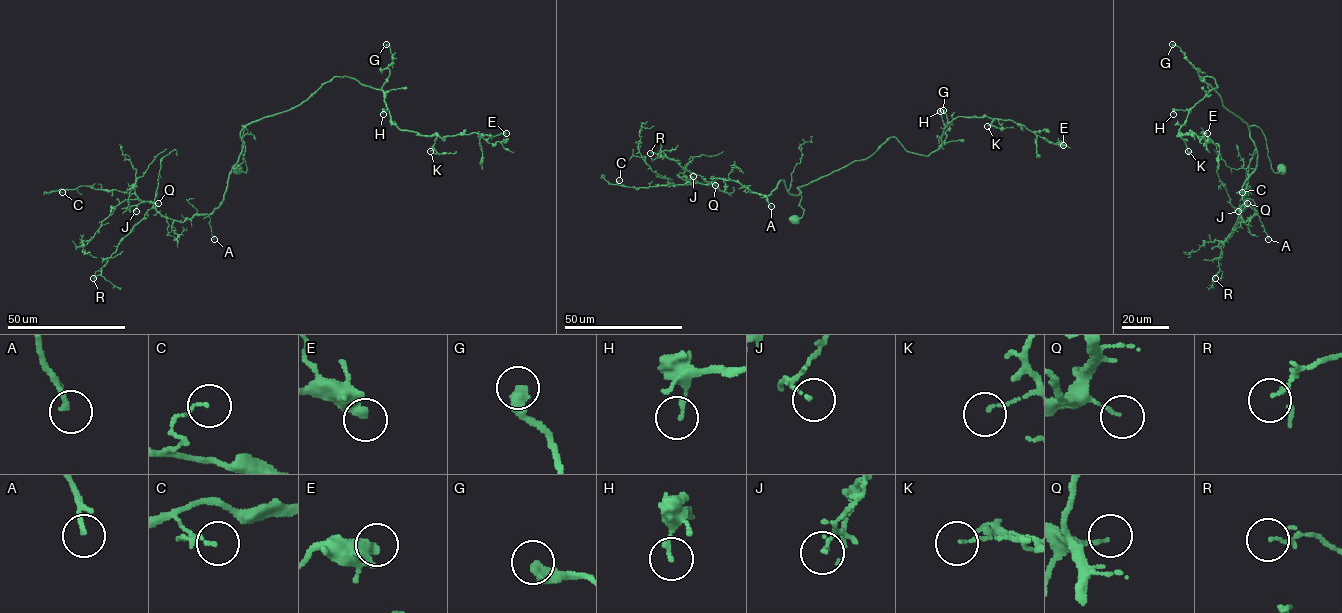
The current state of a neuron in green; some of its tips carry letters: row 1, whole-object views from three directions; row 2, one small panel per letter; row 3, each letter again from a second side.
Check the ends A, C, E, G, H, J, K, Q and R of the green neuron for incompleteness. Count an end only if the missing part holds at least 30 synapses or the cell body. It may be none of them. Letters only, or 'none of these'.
none of these

